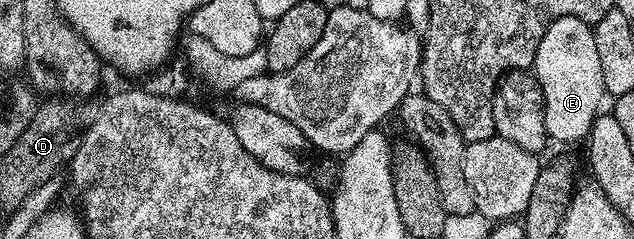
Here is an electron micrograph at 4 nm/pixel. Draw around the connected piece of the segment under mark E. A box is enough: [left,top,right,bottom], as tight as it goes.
[533,16,605,143]

